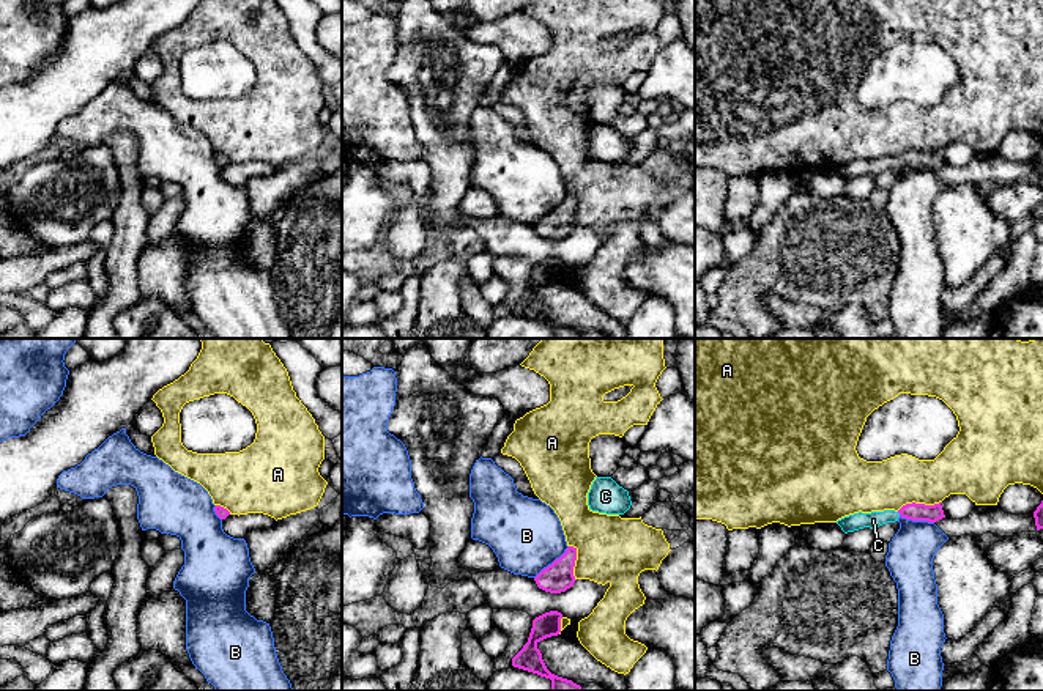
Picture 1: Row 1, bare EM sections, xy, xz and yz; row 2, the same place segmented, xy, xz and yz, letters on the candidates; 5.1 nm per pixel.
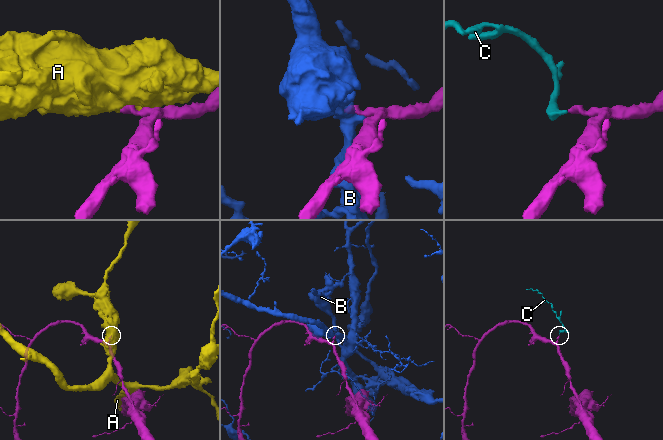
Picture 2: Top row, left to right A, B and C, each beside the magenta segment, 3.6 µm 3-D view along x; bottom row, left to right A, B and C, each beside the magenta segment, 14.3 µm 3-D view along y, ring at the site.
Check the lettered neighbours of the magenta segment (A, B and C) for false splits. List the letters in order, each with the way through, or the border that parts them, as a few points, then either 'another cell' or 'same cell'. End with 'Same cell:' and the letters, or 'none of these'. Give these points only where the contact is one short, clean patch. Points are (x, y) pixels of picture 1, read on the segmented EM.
A: another cell
B: another cell
C: runs through yz (917, 512), (898, 512), (873, 520); same cell
Same cell: C

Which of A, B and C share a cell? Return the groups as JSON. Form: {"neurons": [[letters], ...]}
{"neurons": [["A"], ["B"], ["C"]]}

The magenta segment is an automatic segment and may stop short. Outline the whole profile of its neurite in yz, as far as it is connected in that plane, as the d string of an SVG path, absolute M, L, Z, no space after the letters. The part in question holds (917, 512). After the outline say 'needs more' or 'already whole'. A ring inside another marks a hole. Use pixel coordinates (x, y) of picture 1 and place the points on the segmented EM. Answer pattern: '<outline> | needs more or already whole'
M941 502L934 505L925 504L906 504L898 512L895 510L884 510L884 512L871 512L871 513L854 513L844 516L837 521L844 534L854 532L863 527L876 529L887 523L895 523L898 518L906 518L912 521L928 521L936 523L945 518Z | needs more

